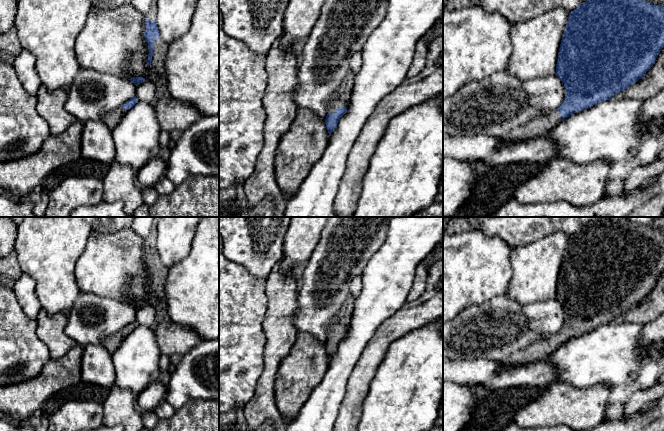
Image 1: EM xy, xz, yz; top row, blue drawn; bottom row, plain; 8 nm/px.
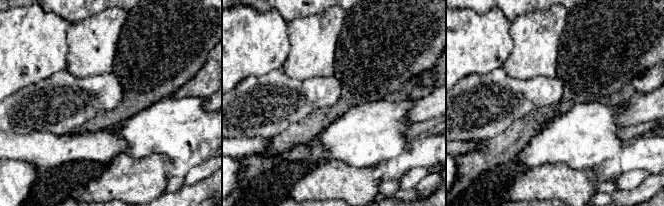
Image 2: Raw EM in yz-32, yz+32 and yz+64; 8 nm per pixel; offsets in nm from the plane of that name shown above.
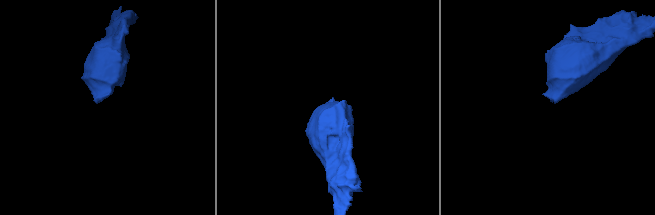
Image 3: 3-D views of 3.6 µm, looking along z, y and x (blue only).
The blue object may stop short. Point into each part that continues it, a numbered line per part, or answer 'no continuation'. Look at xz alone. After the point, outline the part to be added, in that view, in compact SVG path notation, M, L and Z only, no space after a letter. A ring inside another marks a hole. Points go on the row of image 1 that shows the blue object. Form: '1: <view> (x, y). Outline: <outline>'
1: xz (342, 98). Outline: M350 71L350 73L343 80L341 87L338 89L337 93L332 97L330 101L328 114L334 113L337 108L348 106L351 99L351 93L354 84L354 76L355 73Z

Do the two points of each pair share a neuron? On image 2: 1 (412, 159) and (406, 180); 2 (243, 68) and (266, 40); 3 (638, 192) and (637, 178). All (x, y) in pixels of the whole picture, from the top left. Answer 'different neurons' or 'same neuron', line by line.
1: different neurons
2: same neuron
3: different neurons

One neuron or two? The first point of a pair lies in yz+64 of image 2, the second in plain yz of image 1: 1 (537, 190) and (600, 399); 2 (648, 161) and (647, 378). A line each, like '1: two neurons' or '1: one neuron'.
1: one neuron
2: one neuron

